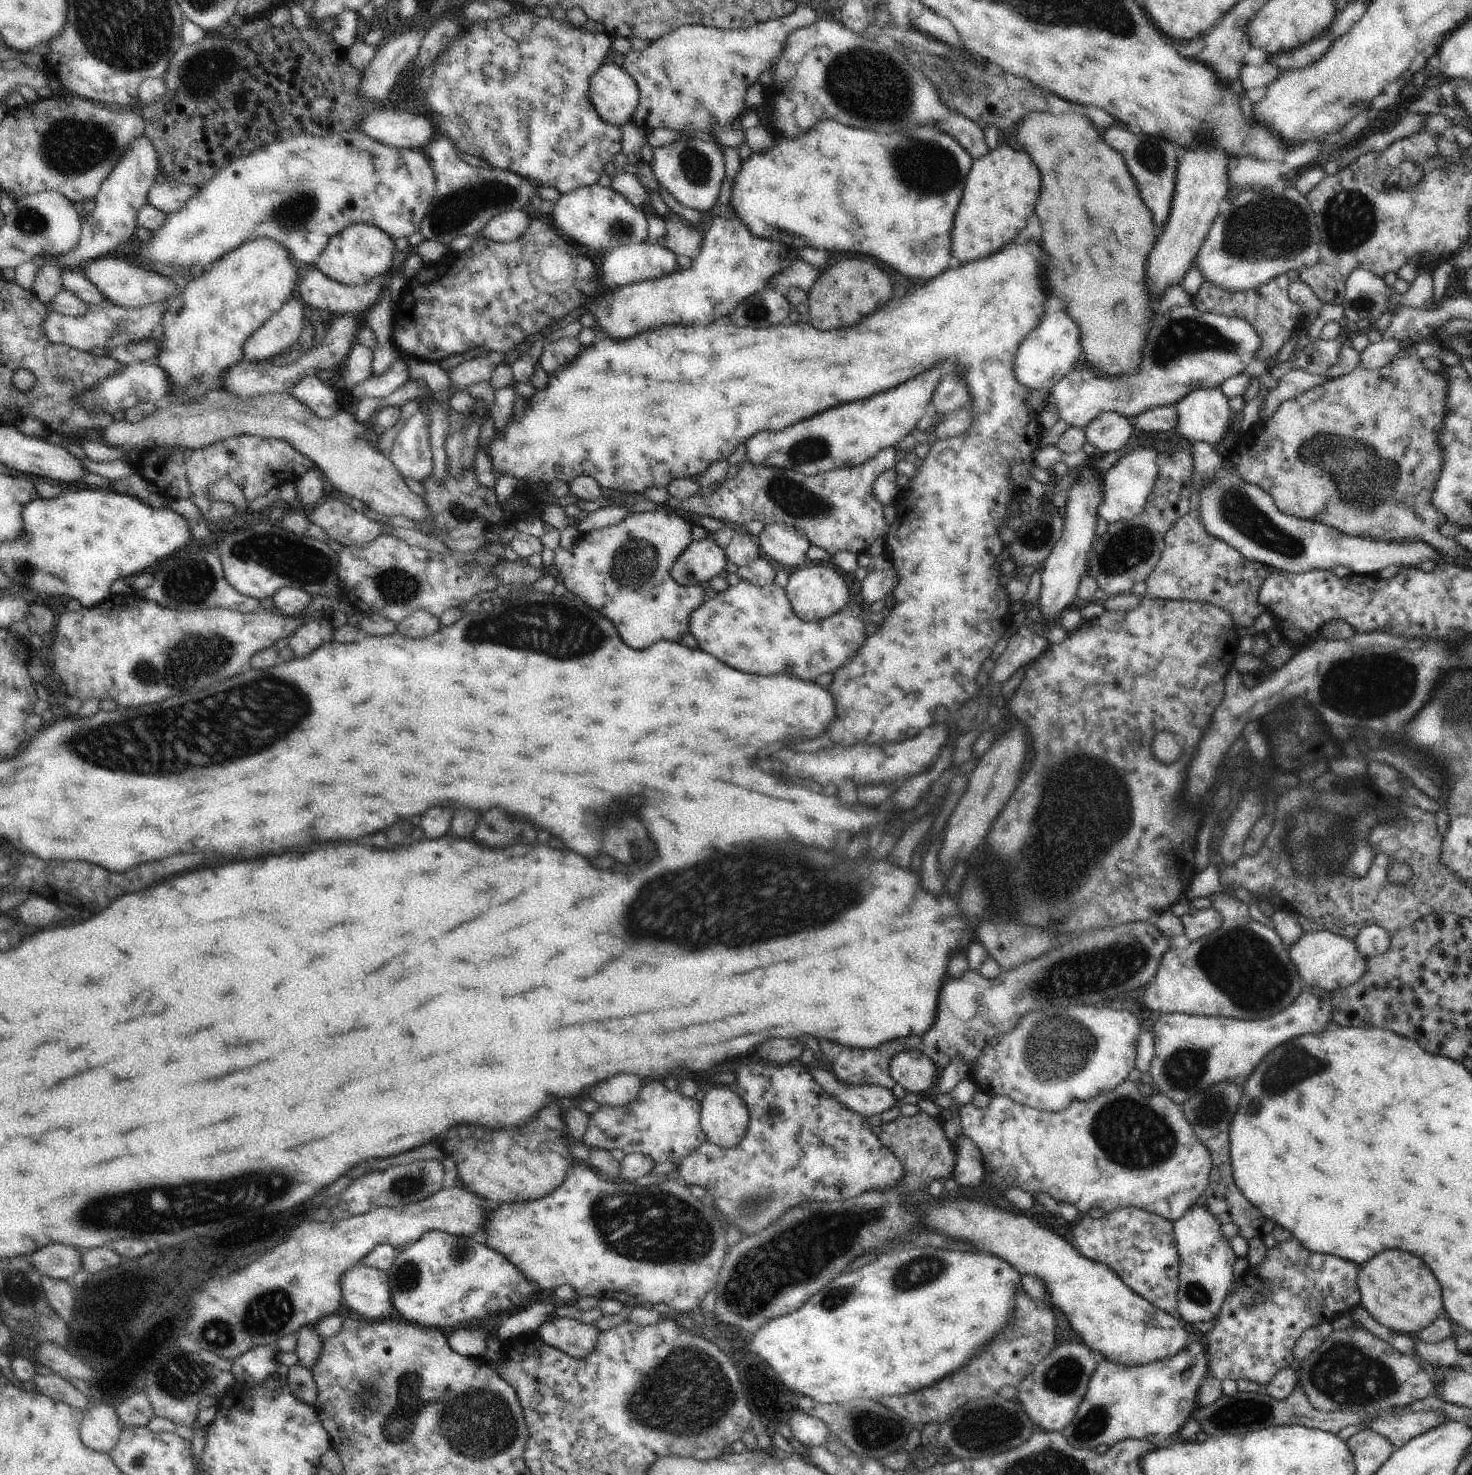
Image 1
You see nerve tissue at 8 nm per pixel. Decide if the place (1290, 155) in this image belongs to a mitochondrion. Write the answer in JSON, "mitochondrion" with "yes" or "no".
{"mitochondrion":"no"}

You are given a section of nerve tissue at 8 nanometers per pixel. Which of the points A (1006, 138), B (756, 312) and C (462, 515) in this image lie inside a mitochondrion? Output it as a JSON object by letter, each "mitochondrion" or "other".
{"A":"other","B":"mitochondrion","C":"other"}

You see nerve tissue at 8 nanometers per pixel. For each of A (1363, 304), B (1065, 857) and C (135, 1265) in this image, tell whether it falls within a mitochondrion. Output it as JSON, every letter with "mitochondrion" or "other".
{"A":"mitochondrion","B":"mitochondrion","C":"other"}

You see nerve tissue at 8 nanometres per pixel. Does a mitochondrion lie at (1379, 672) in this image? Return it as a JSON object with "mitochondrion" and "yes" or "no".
{"mitochondrion":"yes"}

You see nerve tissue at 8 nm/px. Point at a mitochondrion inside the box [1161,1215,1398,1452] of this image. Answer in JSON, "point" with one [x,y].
{"point":[1242,1412]}

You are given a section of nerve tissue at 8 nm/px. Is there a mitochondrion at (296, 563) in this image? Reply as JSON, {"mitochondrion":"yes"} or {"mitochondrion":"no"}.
{"mitochondrion":"yes"}

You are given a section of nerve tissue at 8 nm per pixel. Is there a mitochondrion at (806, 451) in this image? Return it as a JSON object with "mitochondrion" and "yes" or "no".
{"mitochondrion":"yes"}

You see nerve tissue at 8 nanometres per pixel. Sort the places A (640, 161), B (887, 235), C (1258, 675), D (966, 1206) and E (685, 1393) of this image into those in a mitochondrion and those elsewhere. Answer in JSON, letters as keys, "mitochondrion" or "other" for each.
{"A":"other","B":"other","C":"other","D":"other","E":"mitochondrion"}

